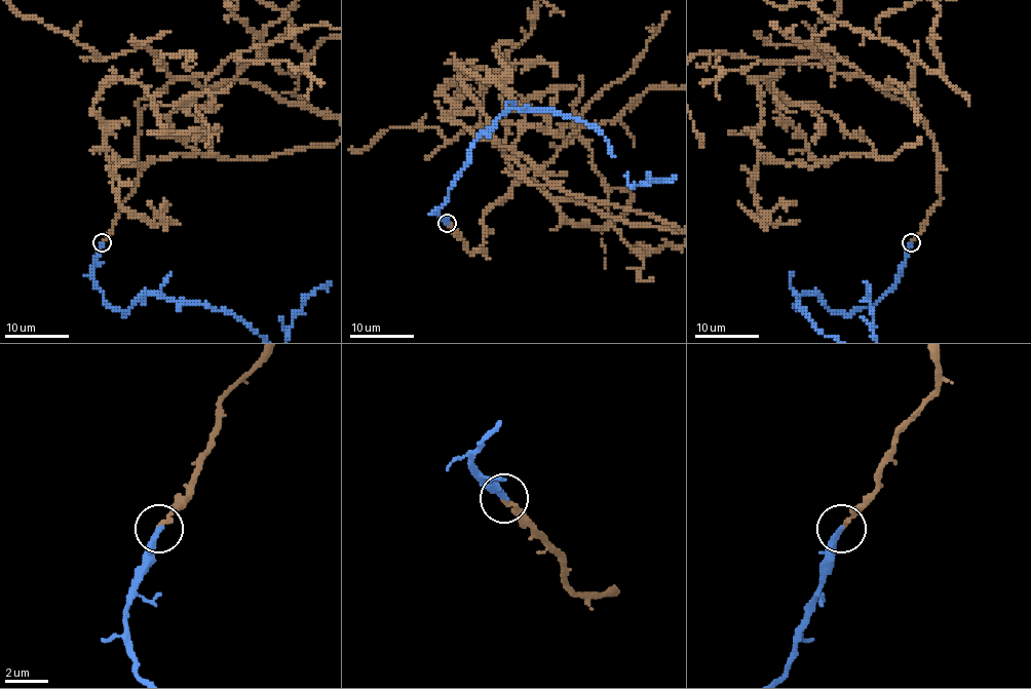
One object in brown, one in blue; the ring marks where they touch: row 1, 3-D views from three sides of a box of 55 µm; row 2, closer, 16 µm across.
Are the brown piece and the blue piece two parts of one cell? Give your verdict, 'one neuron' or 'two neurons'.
one neuron

